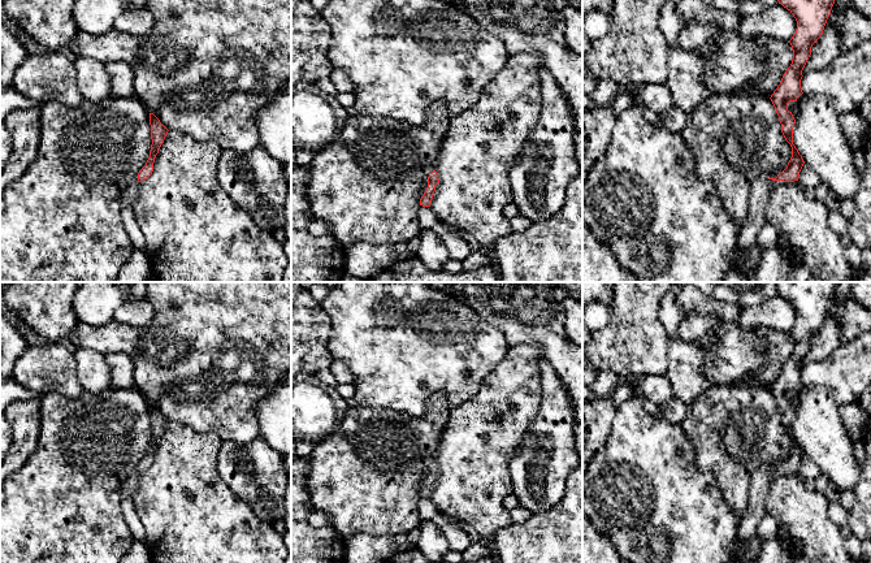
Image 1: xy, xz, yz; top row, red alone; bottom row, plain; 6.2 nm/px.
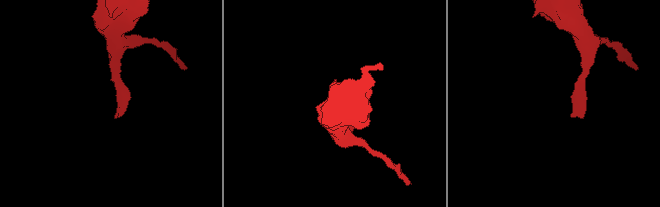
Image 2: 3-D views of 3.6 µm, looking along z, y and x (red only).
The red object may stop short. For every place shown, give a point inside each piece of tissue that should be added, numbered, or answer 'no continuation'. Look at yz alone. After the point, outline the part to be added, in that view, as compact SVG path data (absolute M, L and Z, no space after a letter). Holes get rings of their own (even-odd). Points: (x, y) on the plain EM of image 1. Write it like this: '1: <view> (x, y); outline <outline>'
1: yz (748, 528); outline M758 468L751 475L748 510L745 516L740 520L737 530L742 541L750 541L758 533L758 525L766 511L766 501L772 476L774 472L764 468Z

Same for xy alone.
1: xy (130, 486); outline M134 471L130 473L125 481L122 482L121 491L134 503L134 498L136 497L139 491L139 477L140 473Z

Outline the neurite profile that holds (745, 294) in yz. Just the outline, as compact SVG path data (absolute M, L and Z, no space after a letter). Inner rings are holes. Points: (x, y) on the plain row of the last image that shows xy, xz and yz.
M679 282L692 285L707 299L744 307L760 304L776 295L776 282Z

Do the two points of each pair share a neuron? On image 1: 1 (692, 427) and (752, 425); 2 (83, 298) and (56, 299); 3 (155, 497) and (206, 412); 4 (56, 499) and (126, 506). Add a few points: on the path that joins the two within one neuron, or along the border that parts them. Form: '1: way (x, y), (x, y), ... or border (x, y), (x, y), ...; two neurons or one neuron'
1: way (706, 425), (737, 425); one neuron
2: border (73, 295), (73, 312), (78, 320); two neurons
3: border (169, 420), (198, 432), (213, 432), (222, 441); two neurons
4: border (121, 492), (122, 519), (133, 535); two neurons

